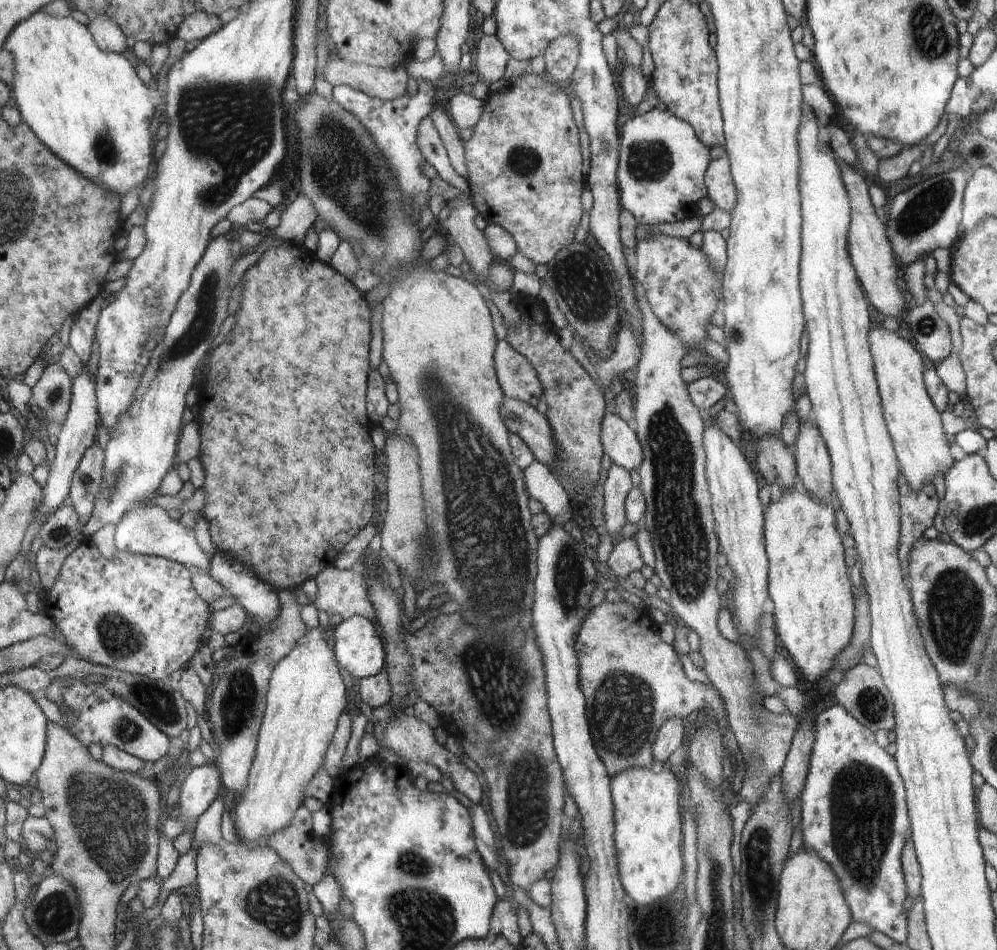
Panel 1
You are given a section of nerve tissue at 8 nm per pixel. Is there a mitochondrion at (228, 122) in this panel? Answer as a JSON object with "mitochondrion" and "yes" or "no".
{"mitochondrion":"yes"}

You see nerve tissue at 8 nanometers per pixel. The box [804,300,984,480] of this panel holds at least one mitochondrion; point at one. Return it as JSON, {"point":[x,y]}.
{"point":[926,326]}

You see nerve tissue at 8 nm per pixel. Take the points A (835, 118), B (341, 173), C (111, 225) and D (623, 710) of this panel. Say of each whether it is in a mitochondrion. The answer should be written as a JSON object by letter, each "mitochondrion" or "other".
{"A":"other","B":"mitochondrion","C":"other","D":"mitochondrion"}

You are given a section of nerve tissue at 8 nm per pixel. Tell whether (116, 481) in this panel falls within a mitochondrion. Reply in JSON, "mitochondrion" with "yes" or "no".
{"mitochondrion":"yes"}

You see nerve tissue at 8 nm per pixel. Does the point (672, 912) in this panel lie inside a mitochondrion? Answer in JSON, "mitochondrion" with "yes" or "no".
{"mitochondrion":"no"}

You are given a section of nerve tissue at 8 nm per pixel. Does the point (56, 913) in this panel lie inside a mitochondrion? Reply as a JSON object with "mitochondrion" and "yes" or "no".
{"mitochondrion":"yes"}

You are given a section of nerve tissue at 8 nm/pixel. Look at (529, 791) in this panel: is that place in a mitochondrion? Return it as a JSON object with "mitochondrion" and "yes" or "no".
{"mitochondrion":"yes"}

